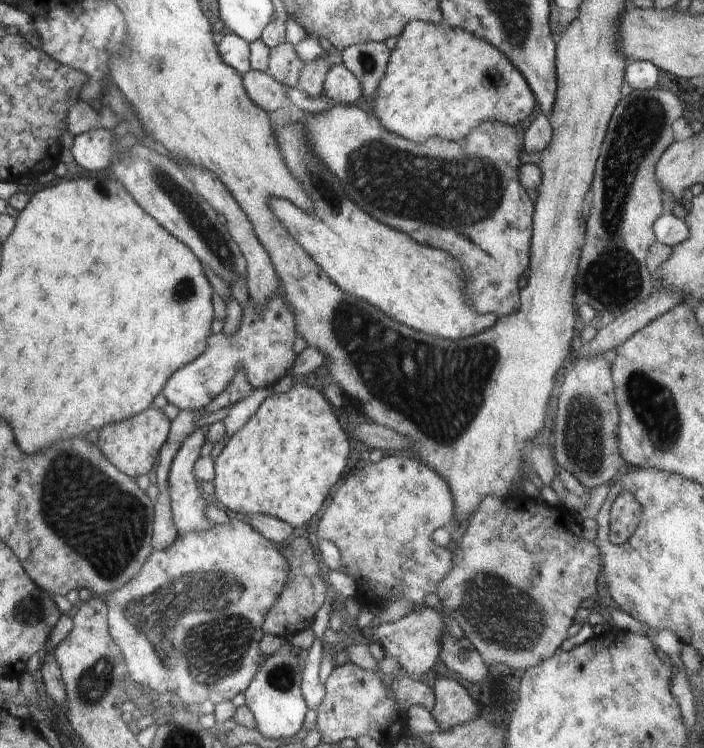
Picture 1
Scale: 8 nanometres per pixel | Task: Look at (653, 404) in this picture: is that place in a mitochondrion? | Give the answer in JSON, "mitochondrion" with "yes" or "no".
{"mitochondrion":"yes"}

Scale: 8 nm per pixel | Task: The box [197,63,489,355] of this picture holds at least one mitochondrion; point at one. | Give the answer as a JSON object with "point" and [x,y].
{"point":[323,186]}

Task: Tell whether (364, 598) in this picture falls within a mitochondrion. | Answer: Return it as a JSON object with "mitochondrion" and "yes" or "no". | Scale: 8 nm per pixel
{"mitochondrion":"no"}

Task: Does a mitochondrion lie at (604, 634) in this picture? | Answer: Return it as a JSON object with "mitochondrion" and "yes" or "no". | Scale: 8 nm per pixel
{"mitochondrion":"no"}

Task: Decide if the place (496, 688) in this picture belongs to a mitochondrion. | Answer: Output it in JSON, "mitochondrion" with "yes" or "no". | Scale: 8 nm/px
{"mitochondrion":"no"}

